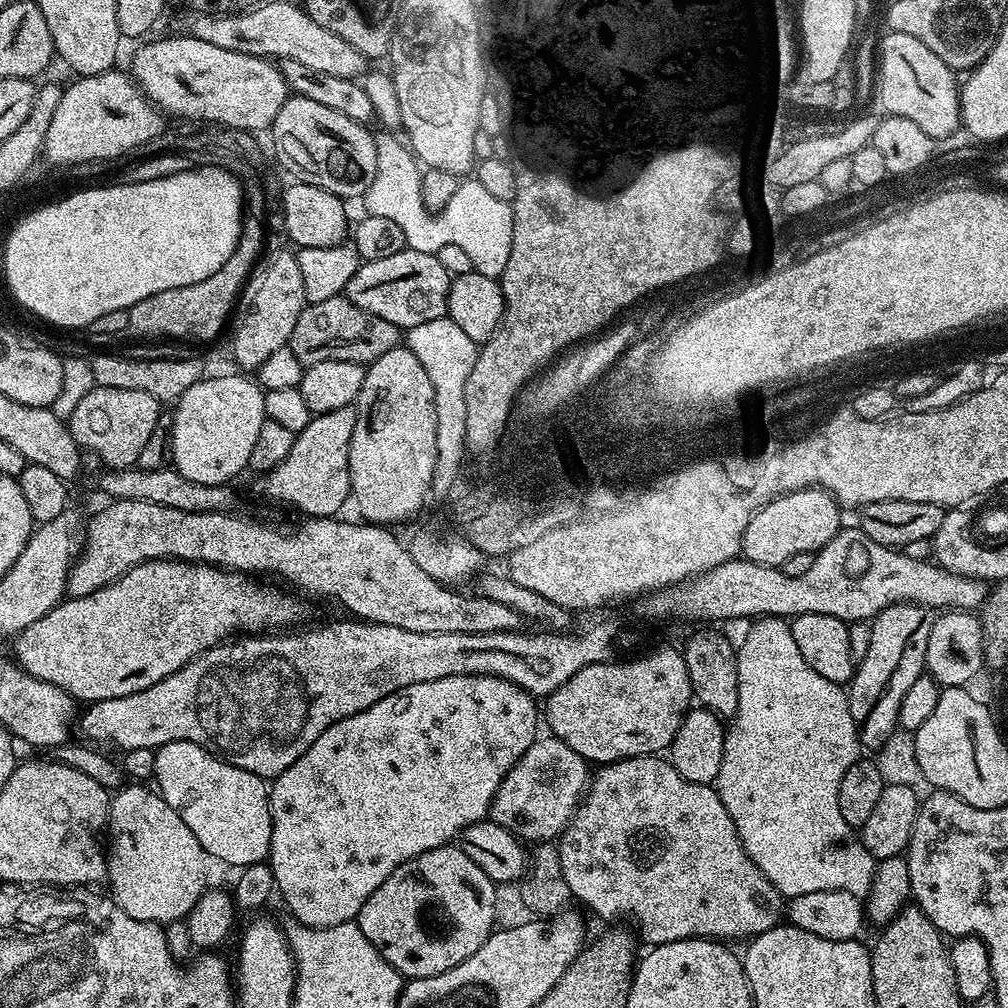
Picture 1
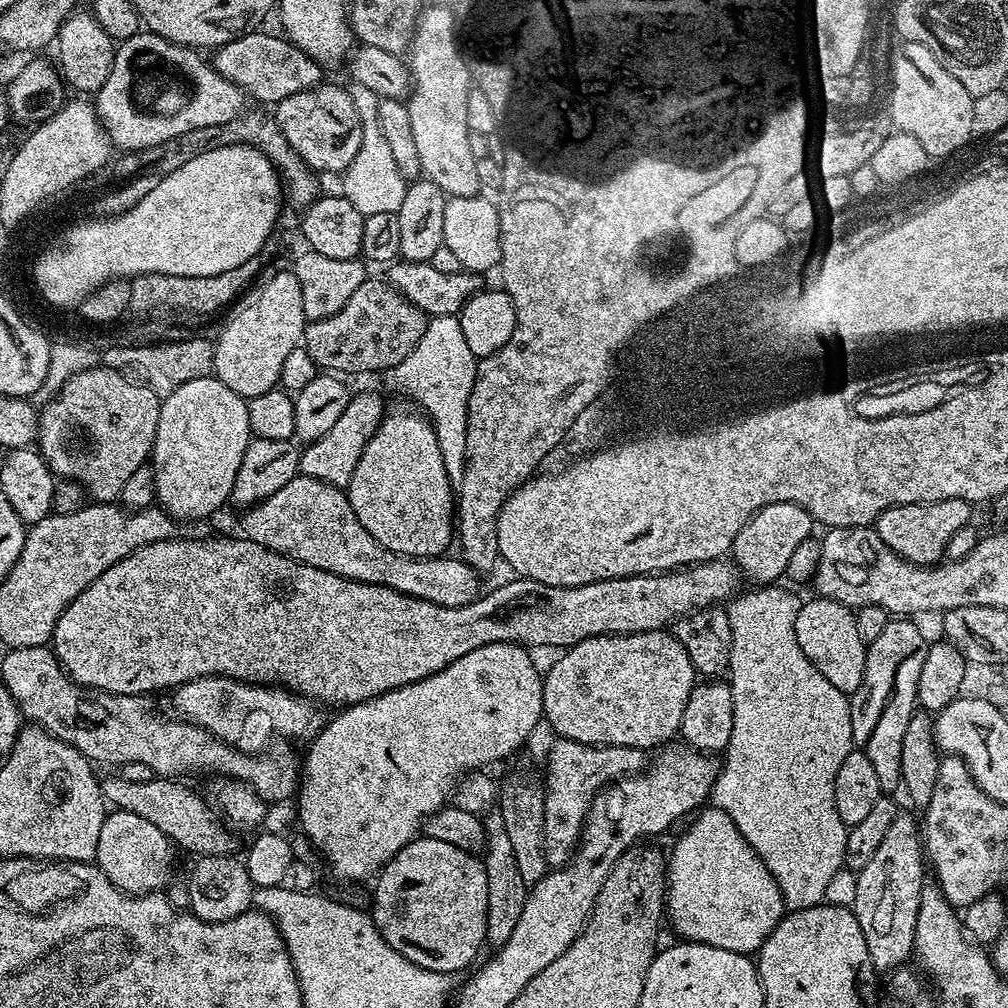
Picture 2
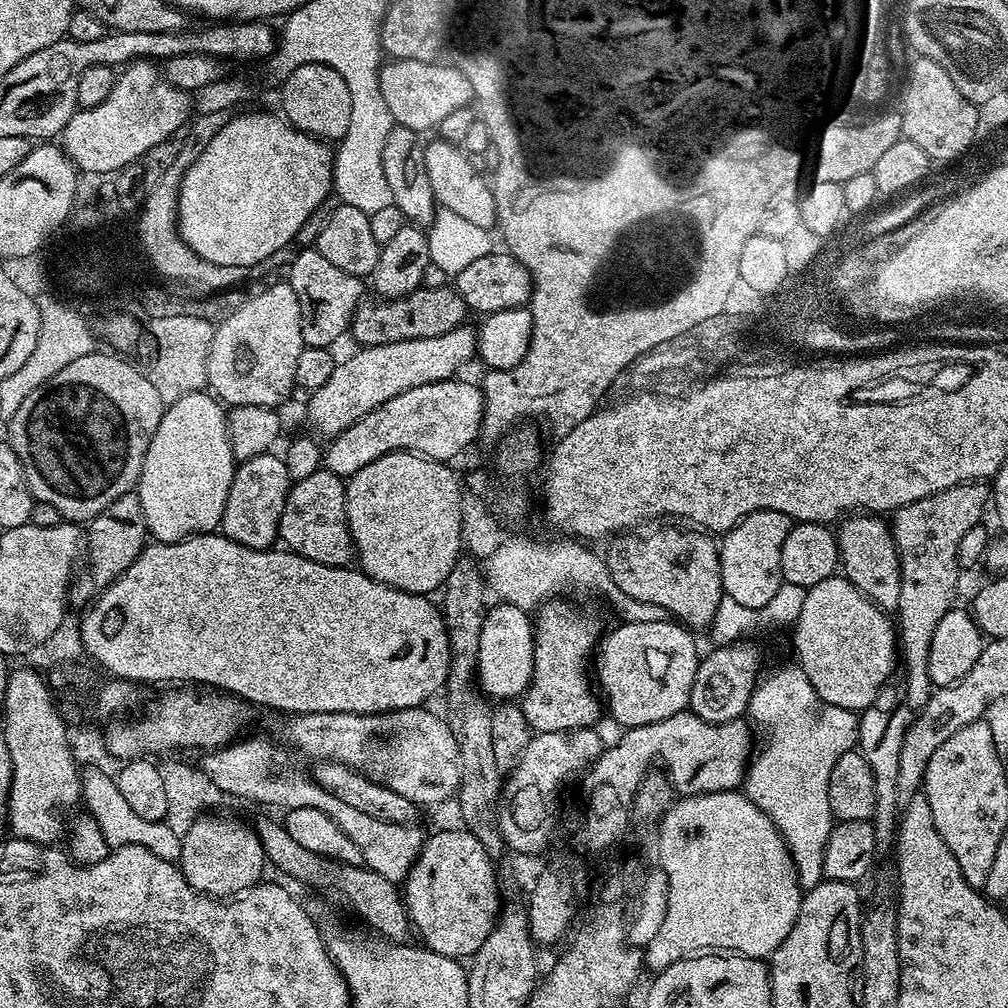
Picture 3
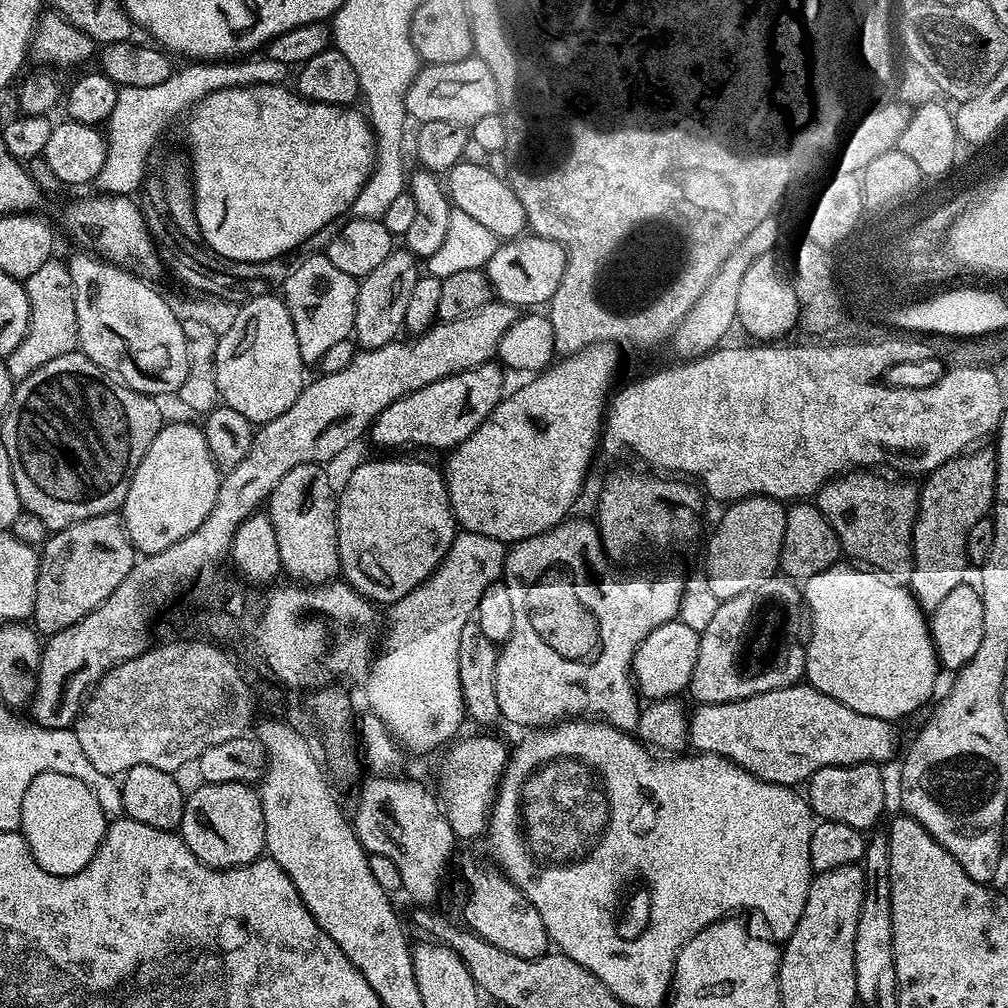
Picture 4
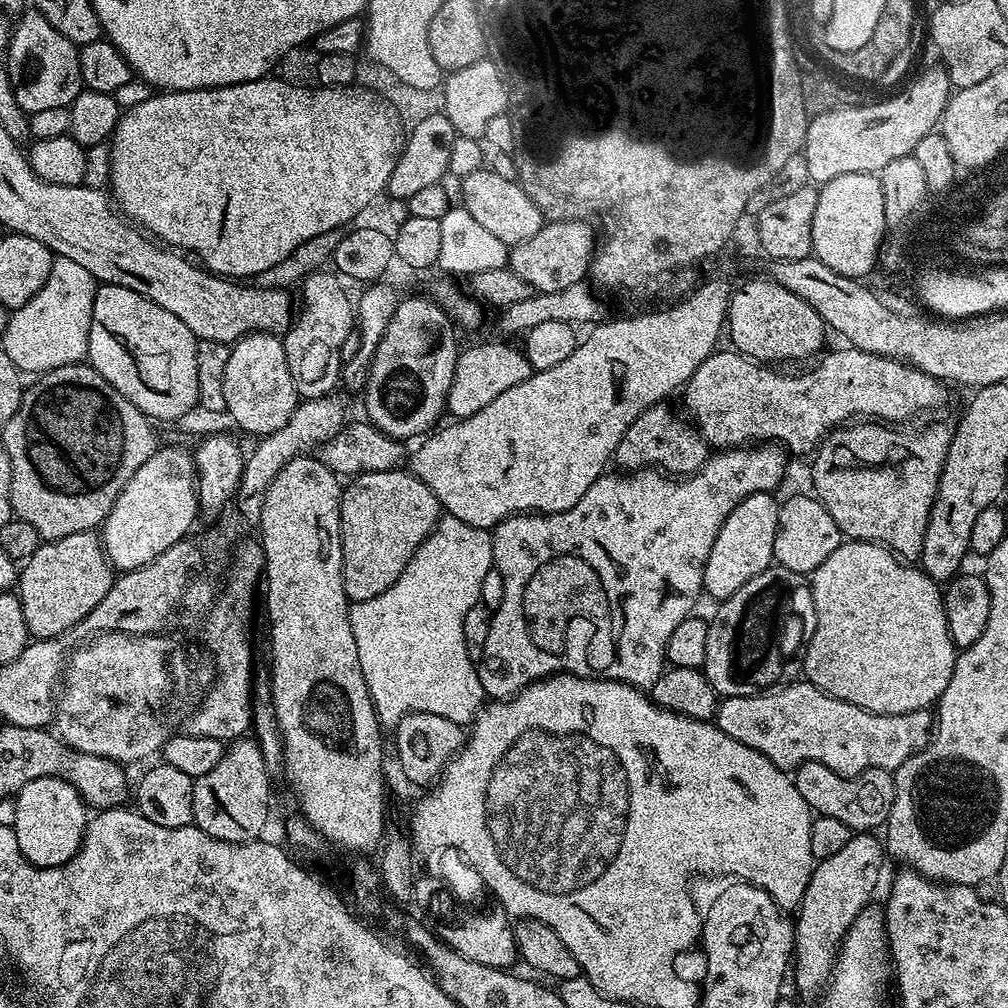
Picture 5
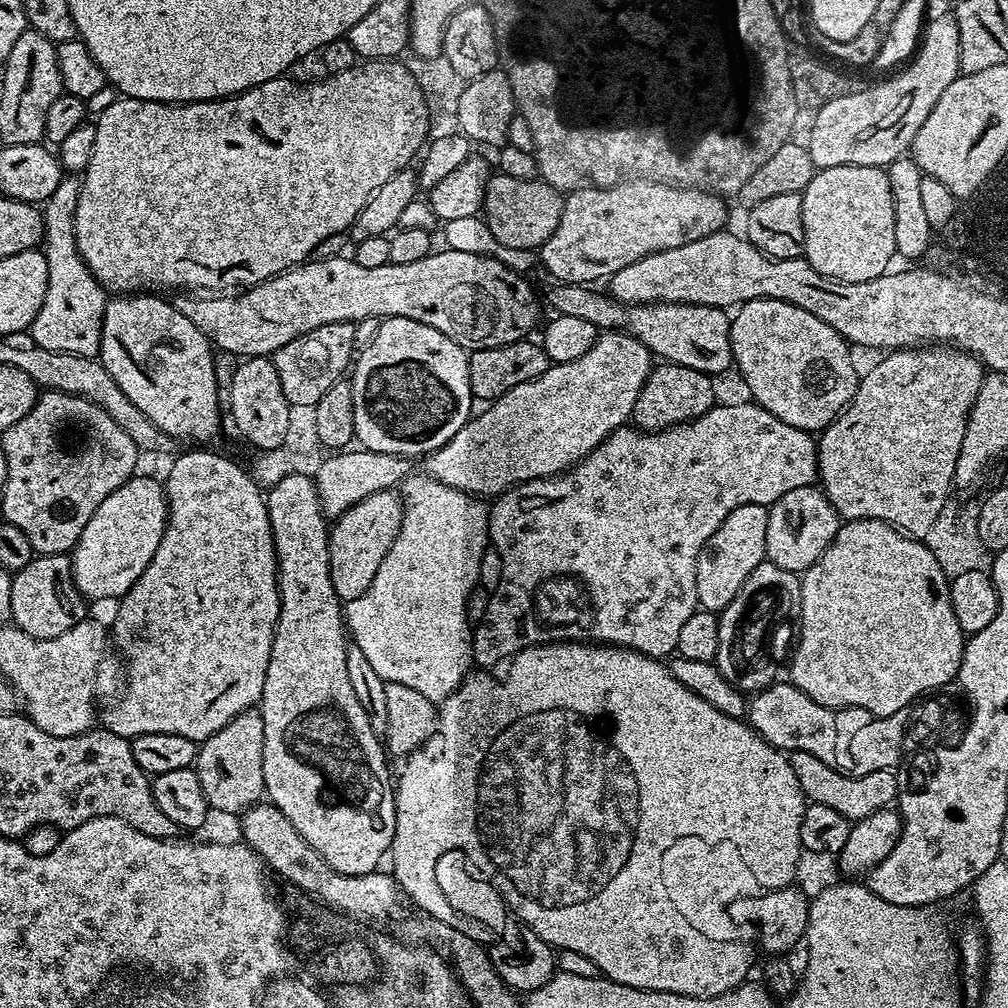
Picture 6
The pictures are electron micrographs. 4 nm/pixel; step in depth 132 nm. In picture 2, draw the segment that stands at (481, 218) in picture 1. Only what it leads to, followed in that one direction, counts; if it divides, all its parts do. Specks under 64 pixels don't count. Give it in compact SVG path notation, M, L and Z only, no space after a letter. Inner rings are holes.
M361 91L358 96L360 121L362 122L362 146L358 154L354 154L354 162L342 173L344 188L342 194L365 217L386 211L396 212L402 206L402 198L406 181L394 162L394 154L390 154L390 146L380 129L376 117L378 98L373 92Z

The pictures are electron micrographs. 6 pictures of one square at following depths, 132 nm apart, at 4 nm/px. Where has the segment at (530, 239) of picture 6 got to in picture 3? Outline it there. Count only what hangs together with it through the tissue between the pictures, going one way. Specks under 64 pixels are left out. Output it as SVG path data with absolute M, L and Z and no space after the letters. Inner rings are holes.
M443 138L428 140L424 149L426 174L430 174L430 186L441 209L450 209L469 222L487 230L497 227L496 199L491 183L478 170L474 170L469 154L459 143Z

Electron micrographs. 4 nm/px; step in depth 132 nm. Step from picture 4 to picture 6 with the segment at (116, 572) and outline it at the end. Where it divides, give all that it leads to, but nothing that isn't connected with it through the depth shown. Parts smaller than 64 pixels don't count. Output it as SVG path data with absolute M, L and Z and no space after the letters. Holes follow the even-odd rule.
M37 555L13 575L10 586L11 623L36 640L58 638L58 634L66 634L70 626L85 619L85 600L72 581L72 561L67 555Z

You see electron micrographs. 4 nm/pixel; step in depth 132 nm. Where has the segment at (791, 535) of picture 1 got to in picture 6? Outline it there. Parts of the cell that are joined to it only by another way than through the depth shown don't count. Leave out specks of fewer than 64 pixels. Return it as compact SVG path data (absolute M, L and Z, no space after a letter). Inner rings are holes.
M747 504L738 506L724 519L722 526L710 534L706 546L698 554L696 563L696 585L698 586L697 605L703 611L724 611L730 602L734 602L734 594L742 590L742 582L754 574L759 564L765 563L766 557L766 522L768 521L768 508L763 504Z

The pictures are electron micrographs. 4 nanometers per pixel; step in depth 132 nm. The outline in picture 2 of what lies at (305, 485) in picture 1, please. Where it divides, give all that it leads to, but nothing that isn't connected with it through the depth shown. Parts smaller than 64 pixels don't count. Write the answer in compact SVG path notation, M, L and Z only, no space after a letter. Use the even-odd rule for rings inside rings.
M360 392L357 396L355 393L349 399L346 410L342 410L338 422L334 422L333 428L326 430L326 434L322 434L322 438L318 438L313 444L303 445L300 453L299 475L309 476L343 490L347 489L350 478L354 474L354 466L358 466L358 458L366 442L370 442L370 438L384 421L385 415L384 400L378 393Z

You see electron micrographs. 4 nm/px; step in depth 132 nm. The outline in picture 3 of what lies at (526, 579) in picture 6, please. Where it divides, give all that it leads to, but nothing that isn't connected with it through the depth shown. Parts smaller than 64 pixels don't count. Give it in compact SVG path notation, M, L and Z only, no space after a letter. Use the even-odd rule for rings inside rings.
M545 602L540 605L534 616L534 670L528 689L524 691L518 707L524 711L526 722L533 733L553 732L554 730L574 730L575 728L591 728L602 712L602 700L590 679L590 661L598 644L596 628L580 612L575 612L568 604Z

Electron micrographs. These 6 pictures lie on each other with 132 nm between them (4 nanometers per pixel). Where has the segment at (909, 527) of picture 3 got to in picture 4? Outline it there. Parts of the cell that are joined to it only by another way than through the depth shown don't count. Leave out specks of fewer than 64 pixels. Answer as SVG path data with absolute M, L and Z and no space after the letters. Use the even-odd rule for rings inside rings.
M980 446L962 456L948 460L923 477L924 485L918 488L916 521L912 531L912 578L910 591L920 607L931 610L941 605L954 586L965 583L970 563L967 556L967 539L978 520L987 517L996 499L996 454L991 447Z

